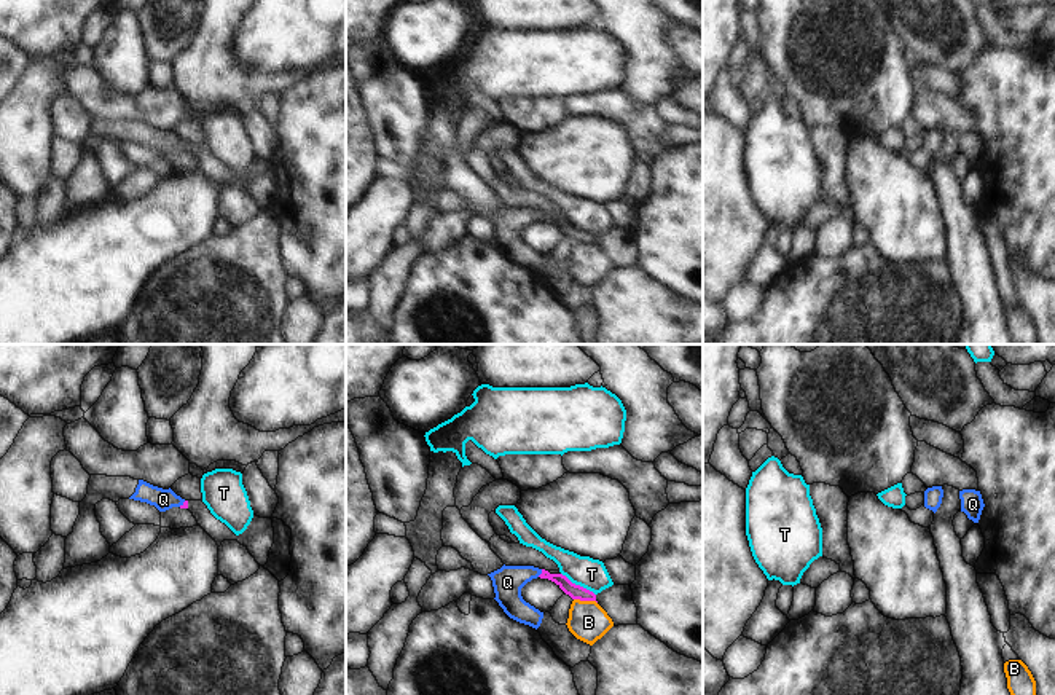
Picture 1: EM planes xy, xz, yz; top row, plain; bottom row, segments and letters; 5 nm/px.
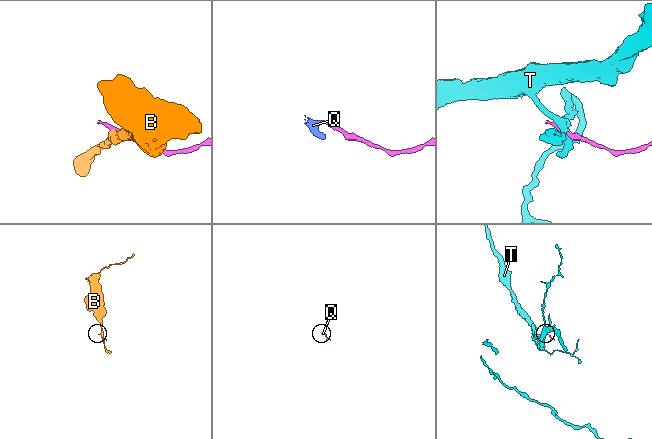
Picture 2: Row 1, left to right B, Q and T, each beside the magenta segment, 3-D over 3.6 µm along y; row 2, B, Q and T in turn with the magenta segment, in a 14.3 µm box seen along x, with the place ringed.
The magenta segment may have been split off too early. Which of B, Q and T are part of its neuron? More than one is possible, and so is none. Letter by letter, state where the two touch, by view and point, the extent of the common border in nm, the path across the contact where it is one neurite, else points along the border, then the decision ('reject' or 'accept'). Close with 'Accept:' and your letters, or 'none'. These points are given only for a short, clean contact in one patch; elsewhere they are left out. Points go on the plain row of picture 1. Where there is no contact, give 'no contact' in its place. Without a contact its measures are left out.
B: contact xz (585, 243); length 120 nm; border xz (574, 241), (596, 246); reject
Q: contact xz (542, 215); length 50 nm; way xz (576, 235), (560, 222), (542, 215), (526, 215), (507, 225); accept
T: contact xz (579, 228); length 200 nm; border xz (561, 215), (595, 238); reject
Accept: Q

